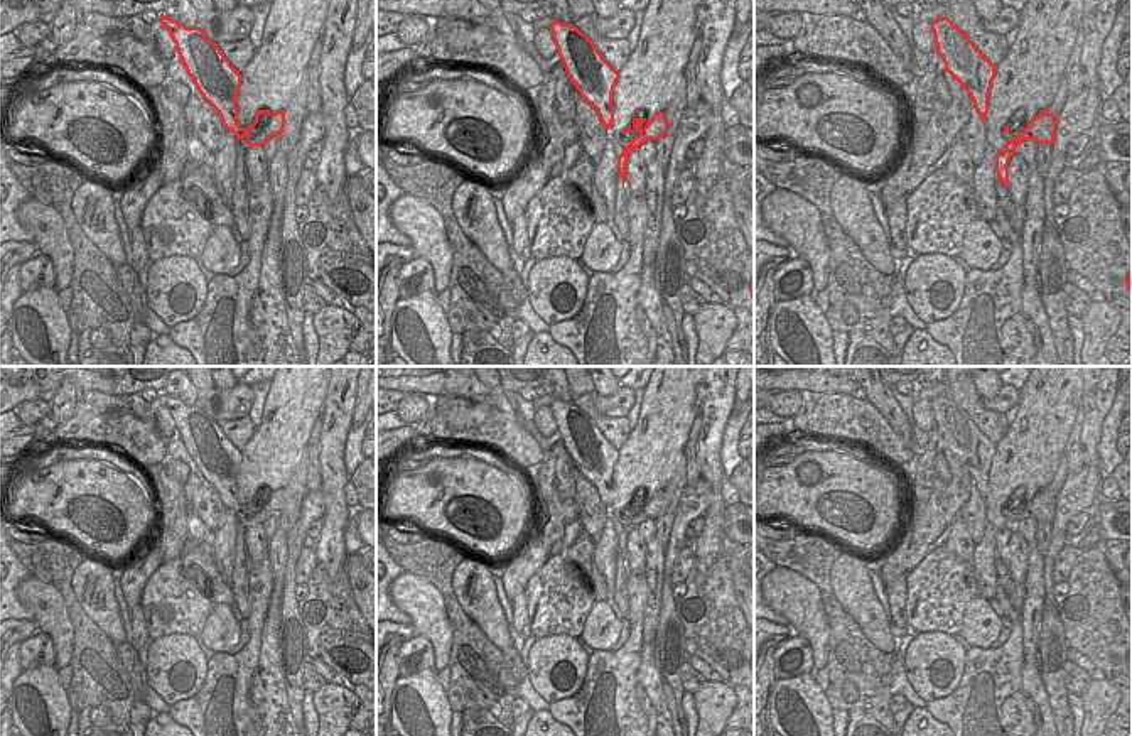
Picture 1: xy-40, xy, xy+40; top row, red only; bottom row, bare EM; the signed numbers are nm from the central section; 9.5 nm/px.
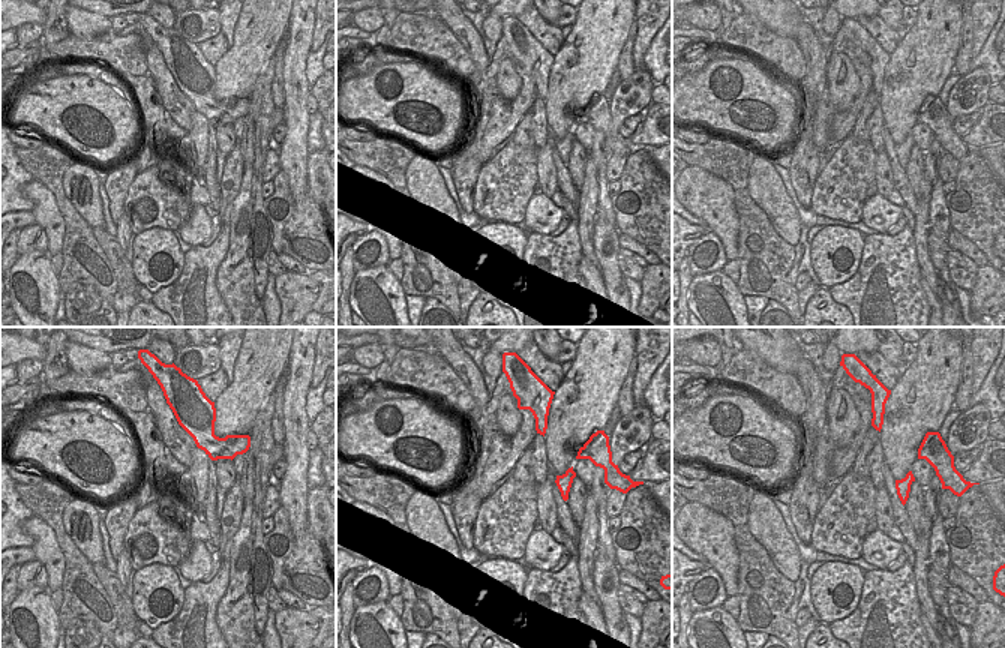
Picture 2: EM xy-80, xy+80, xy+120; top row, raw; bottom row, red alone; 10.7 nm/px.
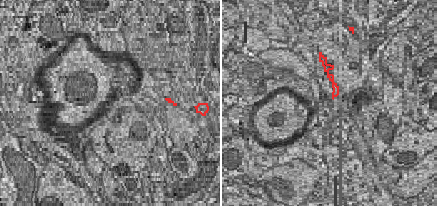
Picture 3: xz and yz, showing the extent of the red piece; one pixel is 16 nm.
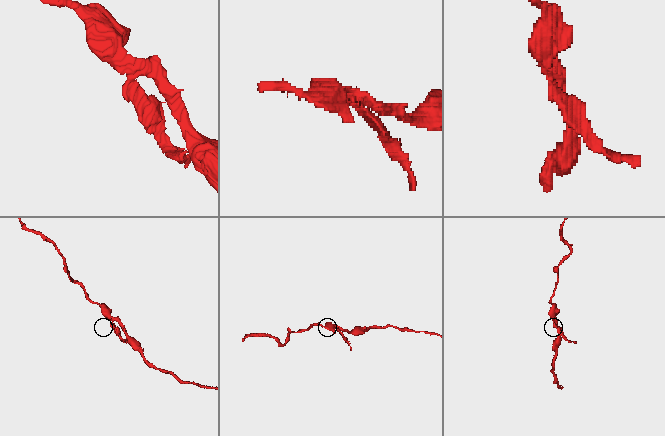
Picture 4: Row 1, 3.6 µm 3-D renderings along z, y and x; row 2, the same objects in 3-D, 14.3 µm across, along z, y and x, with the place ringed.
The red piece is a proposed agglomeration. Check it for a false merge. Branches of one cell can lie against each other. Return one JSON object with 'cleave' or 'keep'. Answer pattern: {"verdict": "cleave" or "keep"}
{"verdict": "cleave"}

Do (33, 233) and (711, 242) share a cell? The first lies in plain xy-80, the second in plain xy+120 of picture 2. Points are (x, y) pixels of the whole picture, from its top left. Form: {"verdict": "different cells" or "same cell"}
{"verdict": "same cell"}

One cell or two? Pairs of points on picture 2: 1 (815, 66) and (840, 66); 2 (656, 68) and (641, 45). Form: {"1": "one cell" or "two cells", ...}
{"1": "two cells", "2": "two cells"}

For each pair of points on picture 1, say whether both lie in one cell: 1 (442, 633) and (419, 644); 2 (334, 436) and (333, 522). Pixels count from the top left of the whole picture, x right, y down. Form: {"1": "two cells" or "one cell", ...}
{"1": "two cells", "2": "one cell"}

